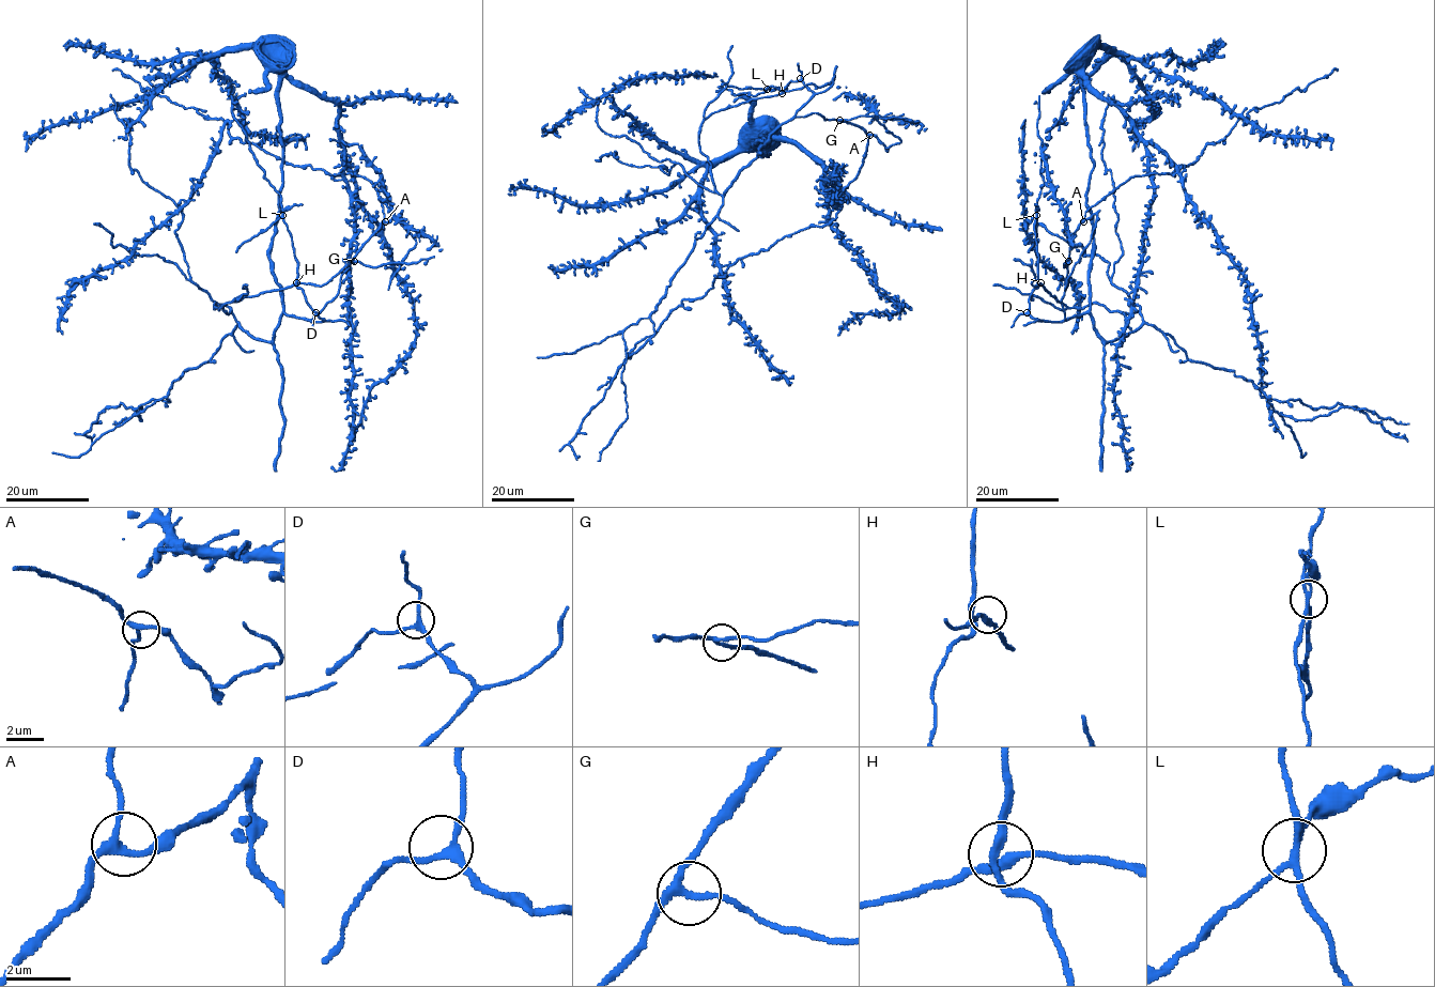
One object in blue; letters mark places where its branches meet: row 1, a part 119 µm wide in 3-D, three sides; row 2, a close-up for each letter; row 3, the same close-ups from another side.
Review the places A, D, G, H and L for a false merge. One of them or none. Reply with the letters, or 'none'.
L

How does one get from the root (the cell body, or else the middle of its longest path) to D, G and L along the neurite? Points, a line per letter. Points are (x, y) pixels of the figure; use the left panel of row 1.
D: (269, 259), (275, 281), (280, 288), (283, 311), (311, 322), (328, 321), (315, 312)
G: (269, 259), (275, 281), (280, 288), (283, 311), (307, 320), (337, 295), (340, 275), (354, 261)
L: (269, 259), (283, 311), (311, 322), (328, 321), (319, 317), (295, 283), (297, 261), (282, 215)

